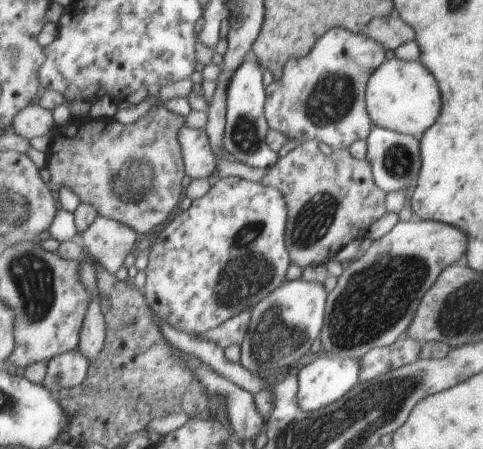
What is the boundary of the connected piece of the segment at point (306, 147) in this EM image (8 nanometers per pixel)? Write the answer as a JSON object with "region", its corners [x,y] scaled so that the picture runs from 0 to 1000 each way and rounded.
{"region":[[[658,314],[627,316],[549,381],[538,410],[571,419],[592,445],[592,557],[600,584],[625,599],[642,588],[671,590],[716,543],[758,526],[768,497],[803,472],[797,428],[774,405],[766,365],[729,350],[720,332],[687,334]]]}

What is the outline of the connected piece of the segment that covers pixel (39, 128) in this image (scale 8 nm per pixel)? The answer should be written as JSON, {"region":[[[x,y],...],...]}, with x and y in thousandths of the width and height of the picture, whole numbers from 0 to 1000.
{"region":[[[58,232],[29,258],[21,294],[66,312],[72,303],[99,298],[112,283],[108,249],[91,245],[81,232]]]}

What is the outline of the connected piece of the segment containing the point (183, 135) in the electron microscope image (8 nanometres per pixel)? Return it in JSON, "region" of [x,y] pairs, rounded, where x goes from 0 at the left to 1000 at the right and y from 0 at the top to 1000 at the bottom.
{"region":[[[381,278],[366,298],[375,325],[383,388],[398,401],[435,394],[445,379],[445,347],[427,292]]]}

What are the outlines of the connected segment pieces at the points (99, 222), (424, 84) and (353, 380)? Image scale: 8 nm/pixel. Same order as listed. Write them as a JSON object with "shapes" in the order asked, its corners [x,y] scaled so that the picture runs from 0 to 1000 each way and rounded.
{"shapes":[[[[207,479],[161,535],[232,610],[248,601],[269,561],[284,561],[292,550],[290,523],[280,512]]],[[[814,122],[764,174],[756,200],[756,234],[770,278],[870,312],[878,294],[903,272],[915,218],[907,183],[882,147],[874,147],[863,134],[828,134]]],[[[663,784],[658,795],[640,811],[634,811],[617,829],[617,904],[625,918],[650,918],[675,909],[681,900],[696,895],[718,873],[725,873],[741,851],[745,815],[743,800],[704,797],[700,788]]]]}

